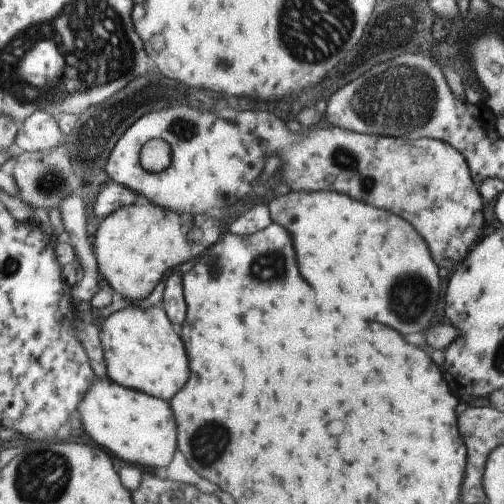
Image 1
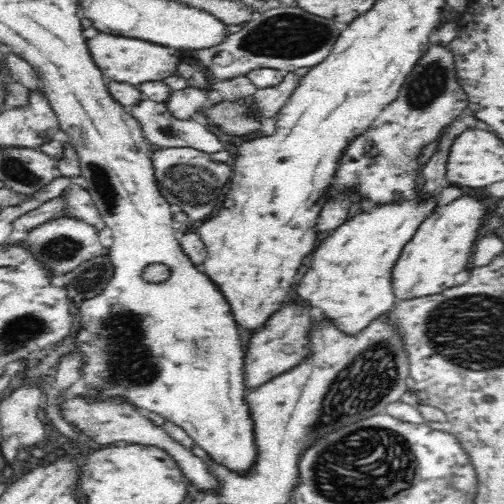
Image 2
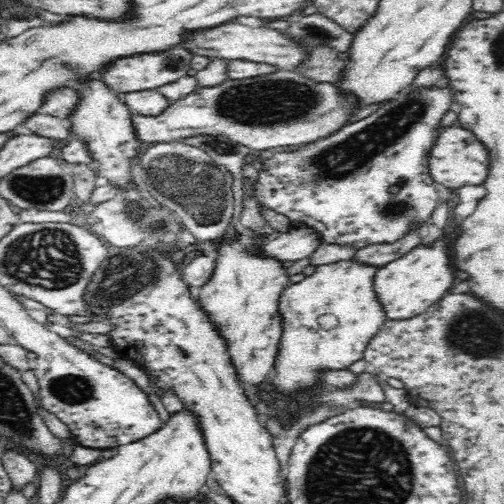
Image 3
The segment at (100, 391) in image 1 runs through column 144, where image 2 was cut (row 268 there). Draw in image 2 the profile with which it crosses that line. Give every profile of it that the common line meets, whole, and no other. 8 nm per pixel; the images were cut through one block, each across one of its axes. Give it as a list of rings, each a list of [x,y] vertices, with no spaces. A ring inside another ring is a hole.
[[[460,196],[458,200],[440,206],[428,216],[420,226],[414,238],[404,246],[394,272],[392,272],[392,290],[394,296],[404,300],[414,300],[422,296],[436,296],[448,288],[456,286],[456,274],[464,272],[478,238],[478,230],[486,216],[486,204],[480,196]]]

